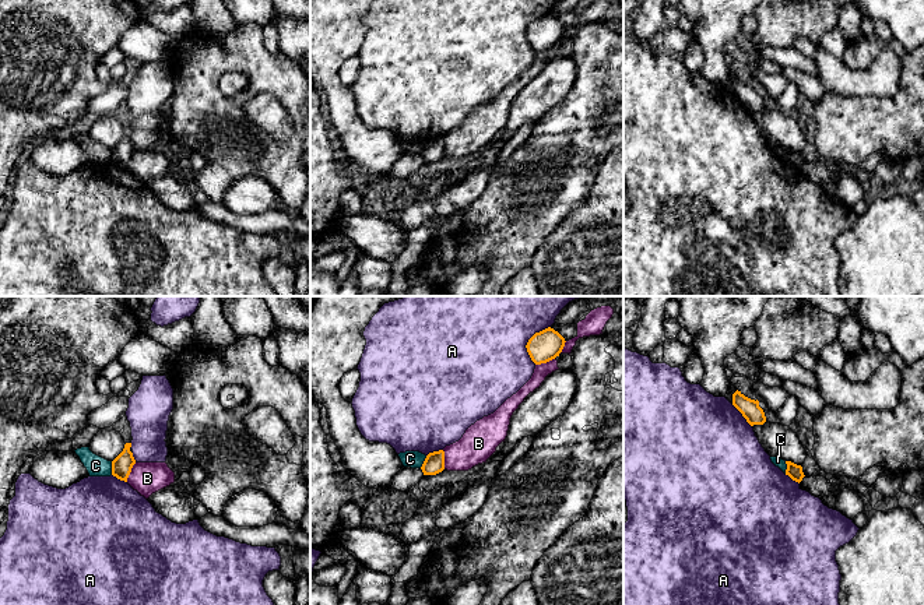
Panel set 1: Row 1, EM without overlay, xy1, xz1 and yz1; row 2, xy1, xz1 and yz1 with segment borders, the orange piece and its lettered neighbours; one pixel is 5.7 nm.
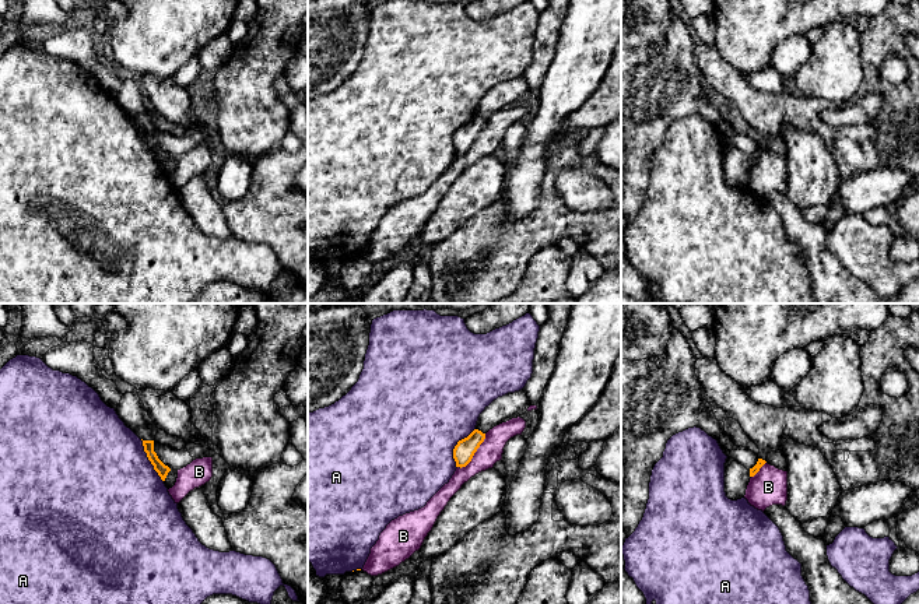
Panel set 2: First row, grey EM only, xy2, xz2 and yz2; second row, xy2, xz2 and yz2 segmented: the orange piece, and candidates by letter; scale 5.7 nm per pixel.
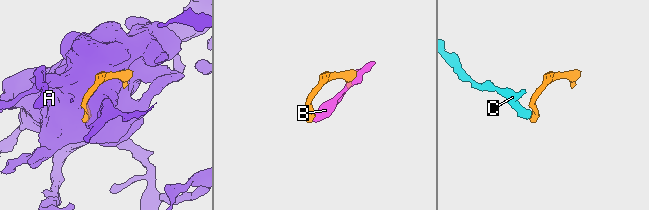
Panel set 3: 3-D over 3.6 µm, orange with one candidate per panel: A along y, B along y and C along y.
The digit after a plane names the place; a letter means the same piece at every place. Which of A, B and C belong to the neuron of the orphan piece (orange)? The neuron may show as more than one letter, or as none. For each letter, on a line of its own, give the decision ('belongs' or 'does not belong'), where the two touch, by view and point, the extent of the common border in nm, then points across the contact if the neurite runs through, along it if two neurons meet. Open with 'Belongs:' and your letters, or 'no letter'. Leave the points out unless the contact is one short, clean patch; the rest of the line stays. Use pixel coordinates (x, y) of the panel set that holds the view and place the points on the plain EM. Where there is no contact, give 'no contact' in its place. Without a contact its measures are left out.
Belongs: no letter
A: does not belong | xz1 (529, 28) | 240 nm
B: does not belong | xz2 (474, 139) | 260 nm
C: does not belong | xy1 (112, 155) | 80 nm | along xy1 (111, 148), (112, 161)

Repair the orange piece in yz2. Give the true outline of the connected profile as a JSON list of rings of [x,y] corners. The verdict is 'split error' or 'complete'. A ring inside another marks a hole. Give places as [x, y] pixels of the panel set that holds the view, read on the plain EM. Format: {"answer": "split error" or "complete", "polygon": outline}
{"answer": "split error", "polygon": [[[729,144],[725,150],[725,179],[732,187],[744,185],[750,165],[754,164],[767,148],[758,145],[757,151],[747,157],[734,145]]]}

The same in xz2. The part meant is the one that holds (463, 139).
{"answer": "split error", "polygon": [[[523,77],[508,80],[494,87],[480,101],[476,116],[455,133],[453,145],[456,154],[466,154],[471,148],[490,116],[525,101],[530,92],[532,91]]]}

